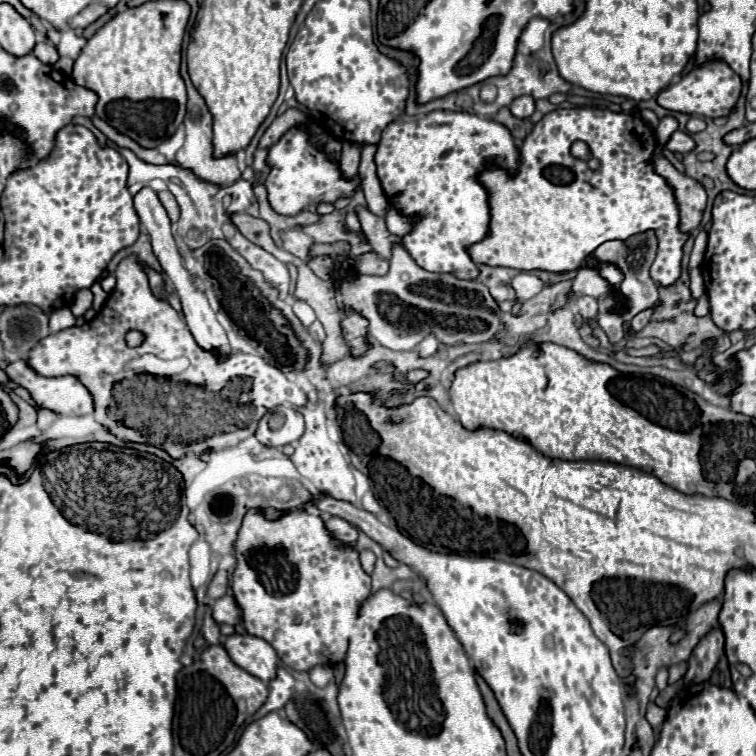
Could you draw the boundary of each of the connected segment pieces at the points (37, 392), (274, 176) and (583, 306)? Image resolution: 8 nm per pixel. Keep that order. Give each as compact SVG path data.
M16 361L6 367L6 375L28 389L32 399L44 407L62 415L90 415L94 413L94 399L90 391L74 377L42 377L34 373L26 361Z
M292 127L282 135L282 139L270 147L268 163L272 171L266 177L268 201L276 213L296 215L310 203L328 201L334 203L338 197L354 195L358 179L346 181L338 169L338 163L326 159L326 153L308 141L308 131L304 127Z
M580 297L576 301L576 305L580 309L582 319L586 319L586 321L596 319L596 315L598 315L598 303L596 303L596 299L592 299L592 297Z

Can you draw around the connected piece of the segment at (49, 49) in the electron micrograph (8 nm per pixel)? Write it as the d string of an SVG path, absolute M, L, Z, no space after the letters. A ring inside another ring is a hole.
M38 37L38 43L36 43L36 47L34 47L34 51L32 51L42 63L46 63L46 65L54 65L56 61L58 61L58 51L56 51L56 47L48 41L48 39L44 39L44 37Z

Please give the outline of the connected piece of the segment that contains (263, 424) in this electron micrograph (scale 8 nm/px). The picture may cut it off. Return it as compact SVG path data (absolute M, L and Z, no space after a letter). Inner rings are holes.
M278 405L270 409L258 423L256 439L266 447L284 447L294 443L304 433L304 419L298 409L290 405Z

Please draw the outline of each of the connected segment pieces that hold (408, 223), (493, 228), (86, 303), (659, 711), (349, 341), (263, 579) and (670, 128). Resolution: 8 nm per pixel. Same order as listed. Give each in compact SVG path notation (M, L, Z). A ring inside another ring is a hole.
M388 207L388 213L386 213L385 219L388 231L390 231L392 235L396 235L396 237L406 235L406 233L410 231L410 227L412 227L412 219L402 217L402 215L400 215L396 209L392 209L392 207Z
M590 107L550 111L524 139L520 149L522 161L516 177L510 177L504 169L486 169L486 173L482 173L482 183L490 189L490 237L472 245L470 255L480 265L512 267L518 271L542 269L548 273L570 273L582 267L598 269L600 277L612 285L610 295L616 299L614 307L628 307L628 301L620 291L624 273L616 263L600 263L594 257L594 251L606 241L626 241L632 235L652 229L658 239L658 253L650 267L650 277L660 287L674 285L682 271L682 247L690 235L680 231L680 211L674 199L674 189L654 171L654 149L656 135L638 115ZM576 141L584 141L590 147L590 163L576 159L570 153L570 147Z
M80 289L74 305L70 307L72 309L72 315L74 317L82 317L90 307L92 307L92 291L90 289Z
M650 703L650 705L648 705L648 713L646 713L646 719L648 719L648 723L652 725L654 733L658 735L658 729L660 729L660 725L662 725L662 723L664 723L664 719L666 719L666 709L658 707L656 703Z
M344 311L344 317L340 319L340 327L342 327L342 337L346 341L348 353L352 357L360 357L364 355L372 345L368 341L368 319L362 317L356 311Z
M250 509L242 521L242 527L238 531L238 539L234 543L234 557L236 557L236 569L234 569L234 575L232 575L232 591L234 591L234 599L238 603L238 607L242 609L242 623L246 627L246 631L254 637L260 637L264 641L268 641L280 661L290 667L290 669L296 669L296 671L308 671L312 669L314 665L336 665L340 663L344 657L346 657L346 651L348 651L348 637L350 637L350 631L358 619L358 613L360 613L360 607L362 603L370 597L370 575L362 569L360 565L360 557L358 557L358 551L342 541L338 541L324 525L322 517L316 515L314 511L306 511L306 509L288 509L288 511L282 511L280 517L276 519L268 519L266 517L266 511L264 509ZM294 615L300 615L300 625L294 625Z
M672 115L662 117L662 119L660 119L660 123L658 123L658 127L656 127L658 141L660 141L662 145L666 145L666 143L668 143L668 139L672 137L672 133L674 133L674 131L678 131L678 121L676 121Z

